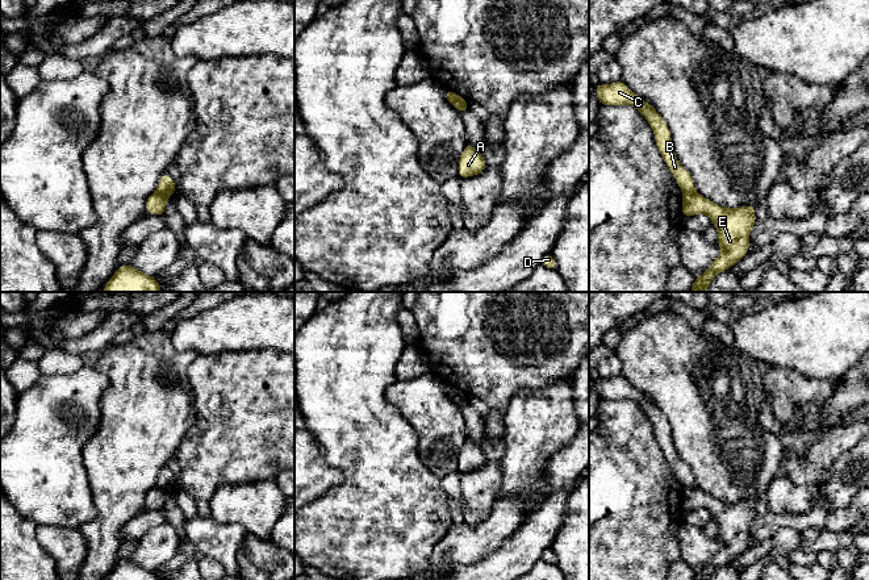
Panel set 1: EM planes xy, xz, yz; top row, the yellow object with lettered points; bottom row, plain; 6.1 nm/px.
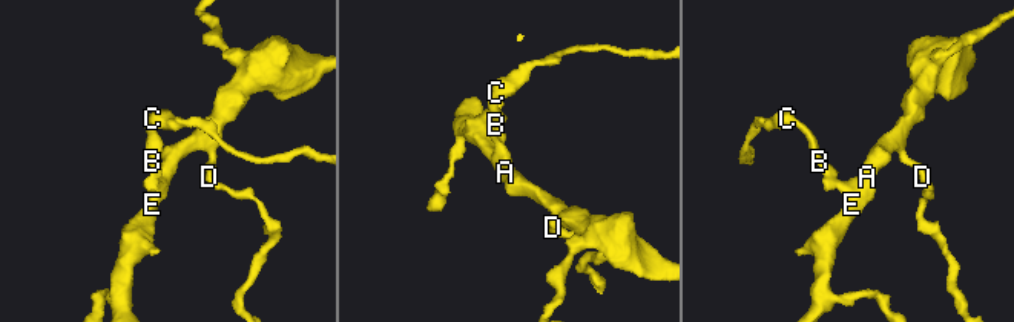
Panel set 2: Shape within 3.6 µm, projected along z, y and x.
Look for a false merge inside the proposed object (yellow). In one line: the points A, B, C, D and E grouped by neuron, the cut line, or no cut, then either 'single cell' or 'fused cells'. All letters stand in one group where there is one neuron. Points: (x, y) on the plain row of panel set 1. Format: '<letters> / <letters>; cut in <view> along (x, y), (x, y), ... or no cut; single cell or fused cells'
A D E / B C; cut in xz along (452, 387), (454, 399); fused cells

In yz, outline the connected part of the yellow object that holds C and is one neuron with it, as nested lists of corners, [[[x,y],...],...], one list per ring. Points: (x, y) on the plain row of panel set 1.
[[[621,374],[613,379],[599,377],[596,381],[596,389],[602,400],[632,400],[639,404],[639,406],[646,412],[655,427],[655,438],[674,471],[678,481],[682,487],[695,487],[694,476],[690,467],[684,463],[674,448],[672,442],[672,431],[668,420],[661,413],[659,406],[635,387],[632,387],[624,376]]]

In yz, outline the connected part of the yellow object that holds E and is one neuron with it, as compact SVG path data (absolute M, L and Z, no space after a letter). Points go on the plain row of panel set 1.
M684 487L681 506L684 513L705 508L718 523L718 539L722 542L719 551L705 567L694 573L692 580L709 580L723 566L728 566L749 544L749 525L756 518L756 502L744 500L740 502L723 502L697 487Z

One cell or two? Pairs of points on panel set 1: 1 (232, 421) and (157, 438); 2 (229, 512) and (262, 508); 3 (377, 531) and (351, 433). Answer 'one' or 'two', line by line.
1: two
2: one
3: one

